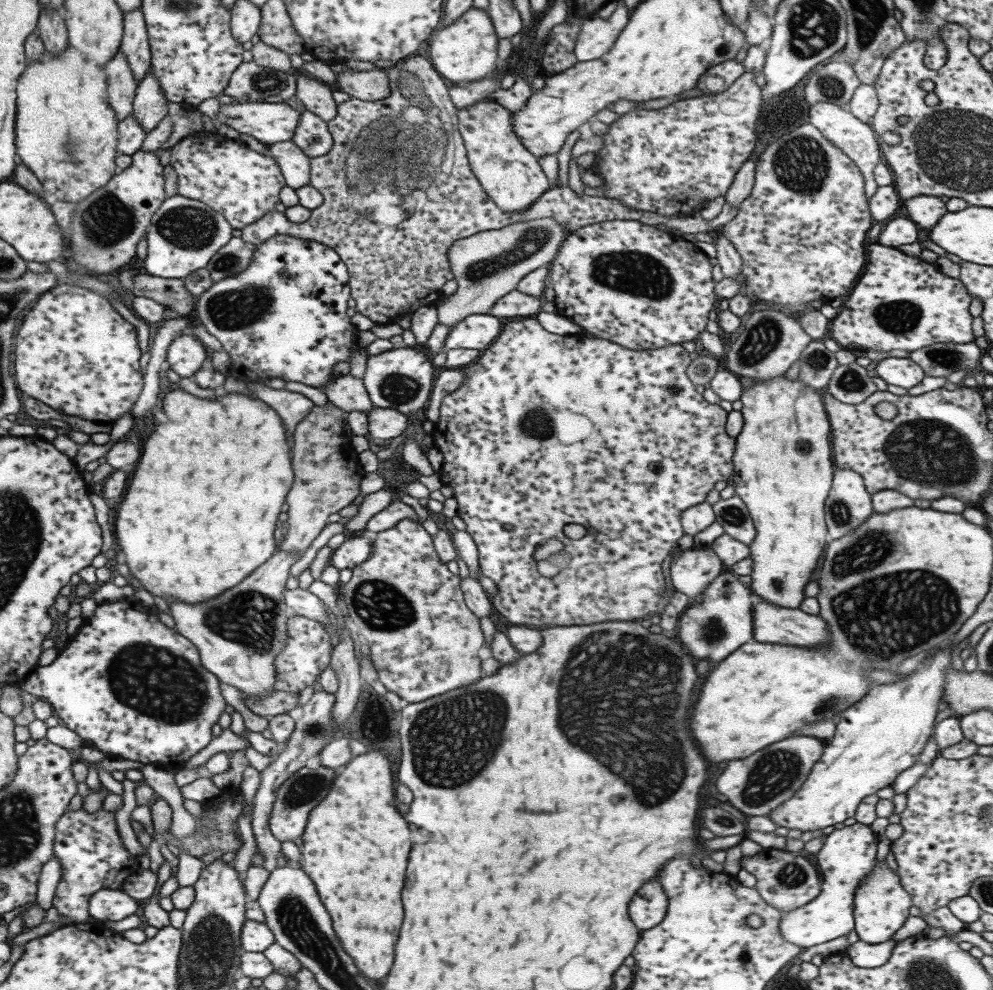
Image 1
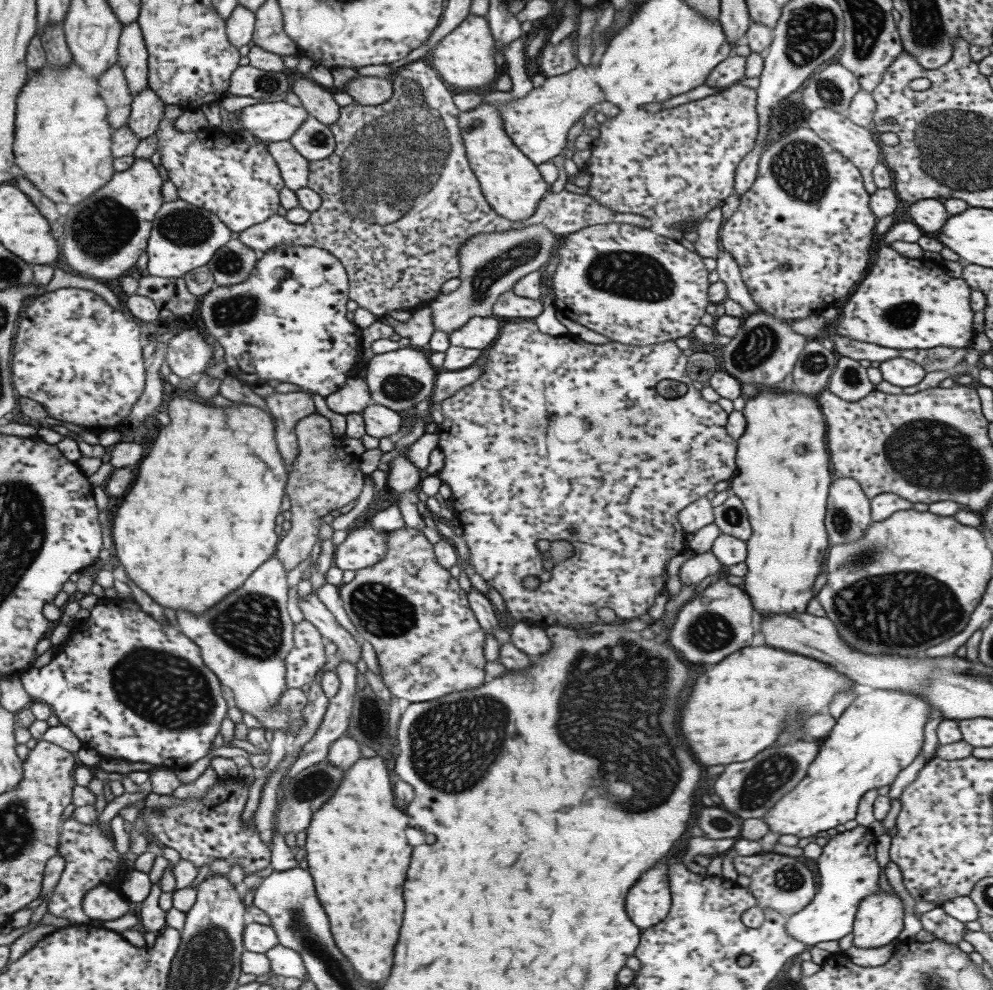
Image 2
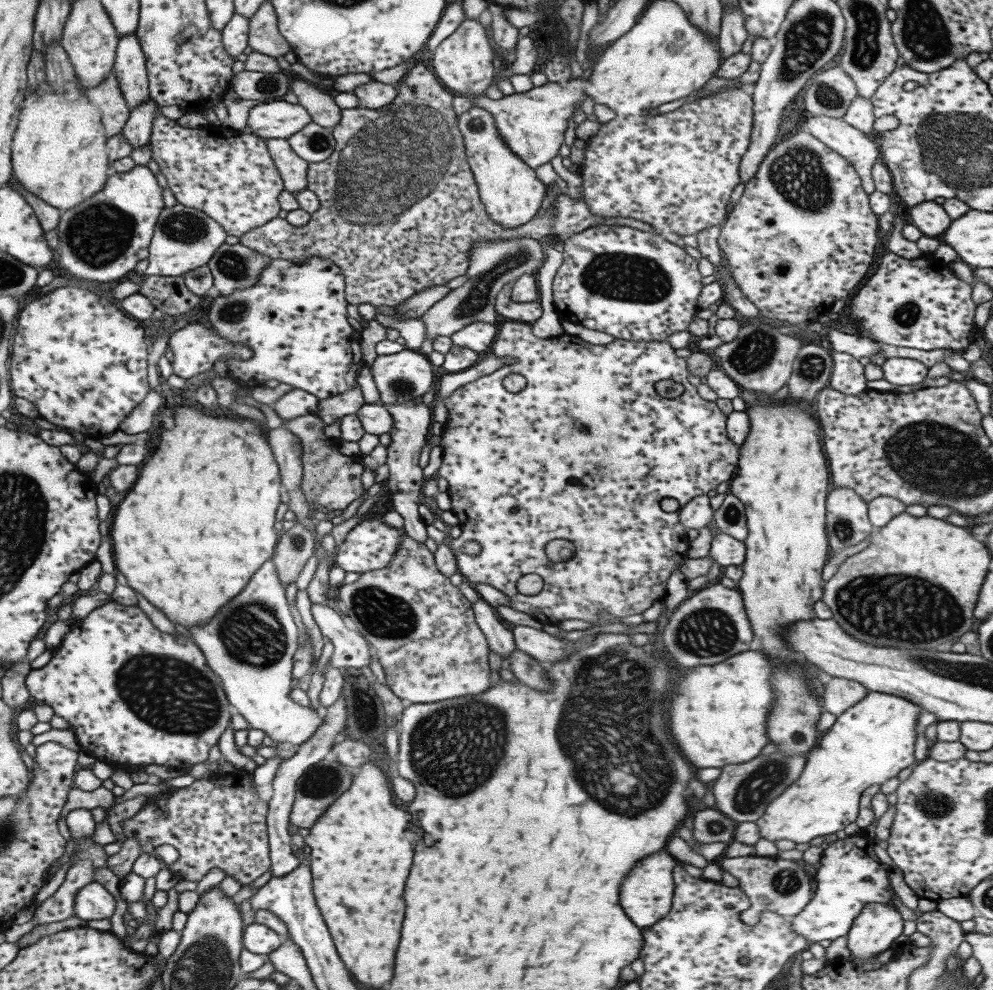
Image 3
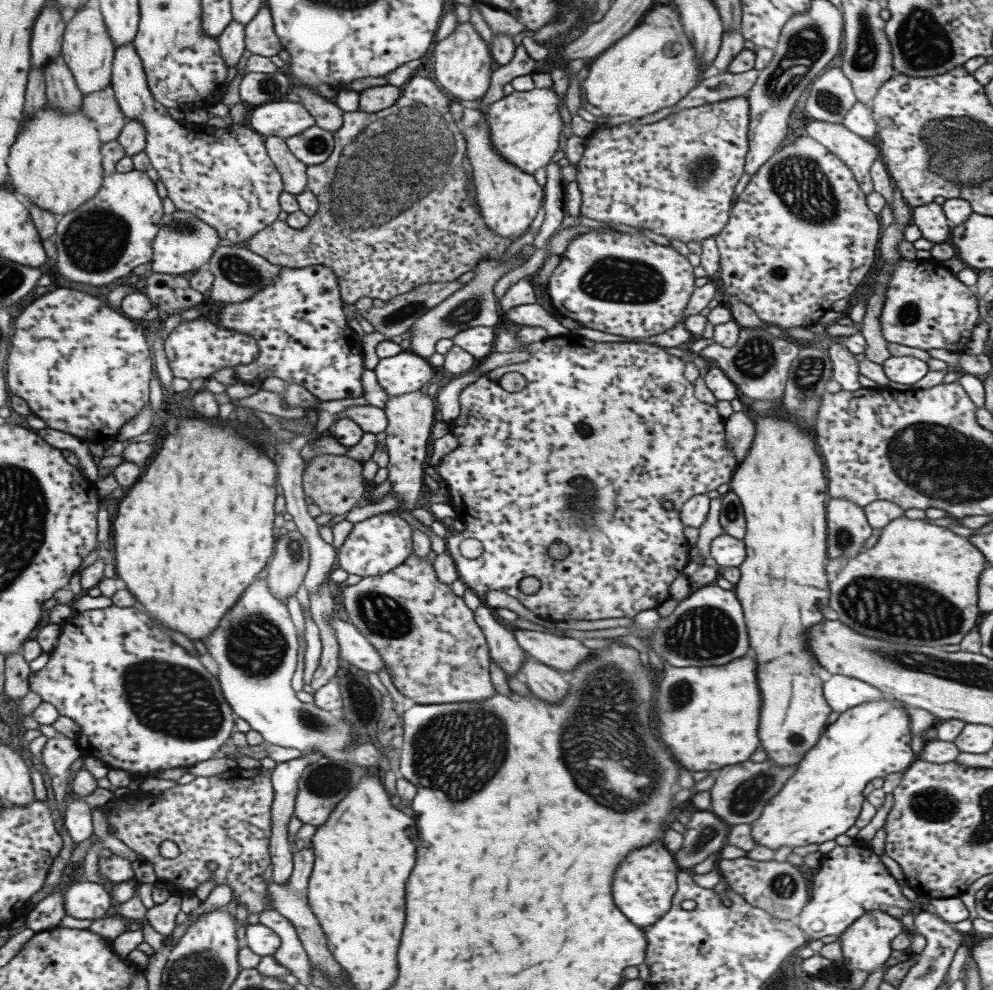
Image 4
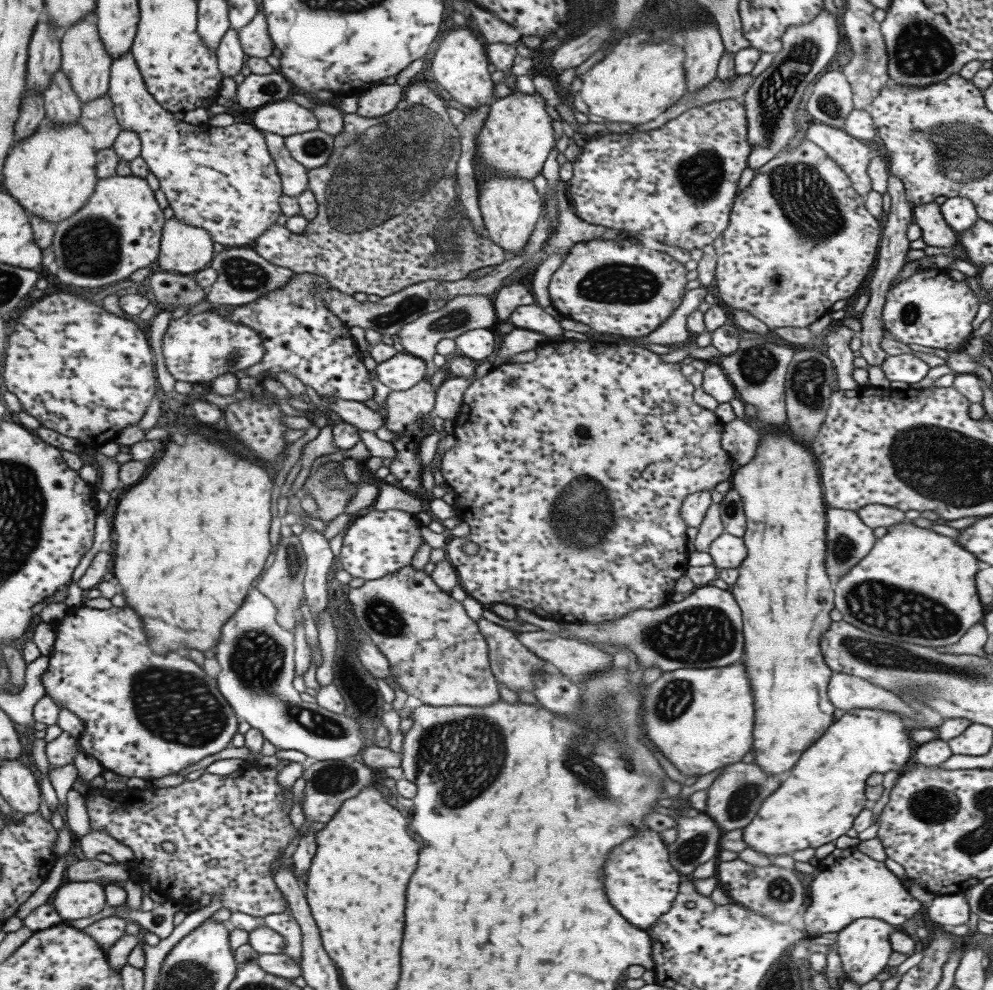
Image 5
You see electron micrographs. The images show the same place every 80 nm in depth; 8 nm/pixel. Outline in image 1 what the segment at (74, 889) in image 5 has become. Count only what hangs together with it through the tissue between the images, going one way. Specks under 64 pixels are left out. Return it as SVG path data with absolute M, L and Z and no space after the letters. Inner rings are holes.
M103 889L90 896L89 915L97 923L105 921L117 922L137 912L136 900L123 893L121 889Z

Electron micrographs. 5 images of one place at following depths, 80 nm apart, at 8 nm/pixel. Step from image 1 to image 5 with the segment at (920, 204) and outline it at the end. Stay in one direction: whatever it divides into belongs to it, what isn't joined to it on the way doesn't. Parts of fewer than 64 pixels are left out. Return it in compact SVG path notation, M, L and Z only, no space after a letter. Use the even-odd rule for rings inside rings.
M929 202L912 207L912 222L921 229L921 240L927 246L951 248L956 242L953 229L943 220L937 203Z

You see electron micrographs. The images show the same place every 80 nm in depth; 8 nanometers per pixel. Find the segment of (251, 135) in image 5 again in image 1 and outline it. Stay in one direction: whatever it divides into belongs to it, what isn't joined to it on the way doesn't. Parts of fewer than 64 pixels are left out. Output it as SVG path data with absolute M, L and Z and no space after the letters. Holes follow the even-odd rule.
M140 6L125 14L121 50L132 68L136 84L138 84L150 68L150 48ZM197 131L170 143L167 152L168 164L173 167L176 174L176 194L198 200L215 212L220 212L232 229L241 230L246 224L254 223L261 215L273 210L274 204L278 202L278 192L285 185L280 168L275 160L269 157L268 152L257 153L239 141L230 141L218 134Z

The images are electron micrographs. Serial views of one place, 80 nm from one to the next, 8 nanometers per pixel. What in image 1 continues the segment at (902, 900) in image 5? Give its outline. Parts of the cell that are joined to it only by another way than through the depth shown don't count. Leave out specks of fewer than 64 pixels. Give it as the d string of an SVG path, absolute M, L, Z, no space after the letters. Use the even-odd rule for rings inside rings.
M857 822L841 830L833 830L825 836L825 842L817 854L823 877L820 890L807 904L782 913L778 929L785 942L791 942L795 947L805 950L827 940L845 936L854 929L853 891L857 890L863 878L871 874L876 860L877 842L877 836L871 832L870 826Z

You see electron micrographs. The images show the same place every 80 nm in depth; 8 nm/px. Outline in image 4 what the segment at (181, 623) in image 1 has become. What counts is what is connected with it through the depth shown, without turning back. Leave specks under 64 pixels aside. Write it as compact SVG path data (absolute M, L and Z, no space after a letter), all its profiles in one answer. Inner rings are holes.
M267 579L251 581L226 611L202 643L217 664L220 691L235 717L245 720L268 745L297 748L301 753L327 755L355 745L350 725L340 714L303 704L295 697L289 681L297 664L297 632L286 605L268 589Z

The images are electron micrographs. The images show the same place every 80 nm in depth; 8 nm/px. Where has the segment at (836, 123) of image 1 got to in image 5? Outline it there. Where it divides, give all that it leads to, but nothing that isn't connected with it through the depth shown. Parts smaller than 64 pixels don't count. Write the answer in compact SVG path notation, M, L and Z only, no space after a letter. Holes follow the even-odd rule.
M810 122L804 138L822 148L827 156L846 172L859 196L865 196L872 189L866 173L870 161L869 146L862 144L855 137L848 136L842 129L817 122Z

